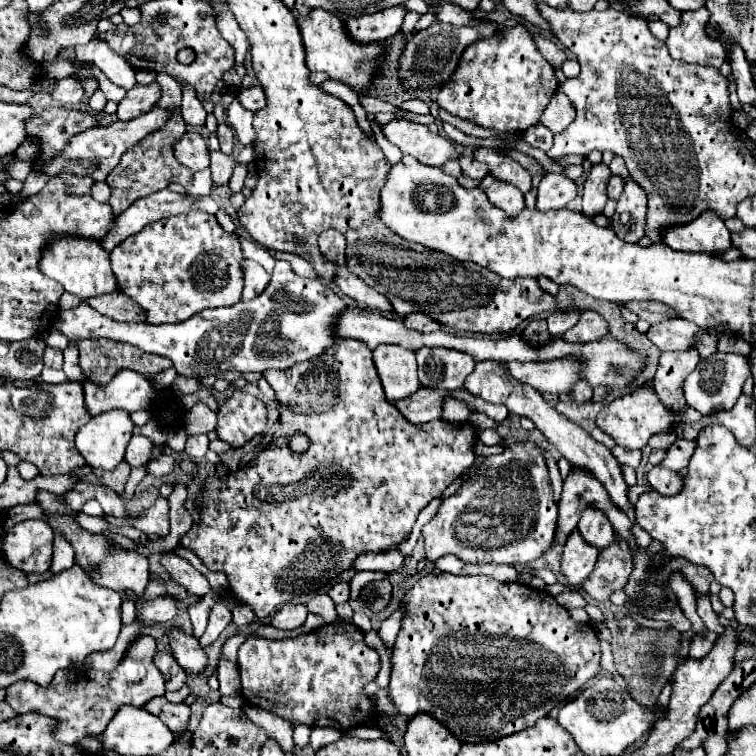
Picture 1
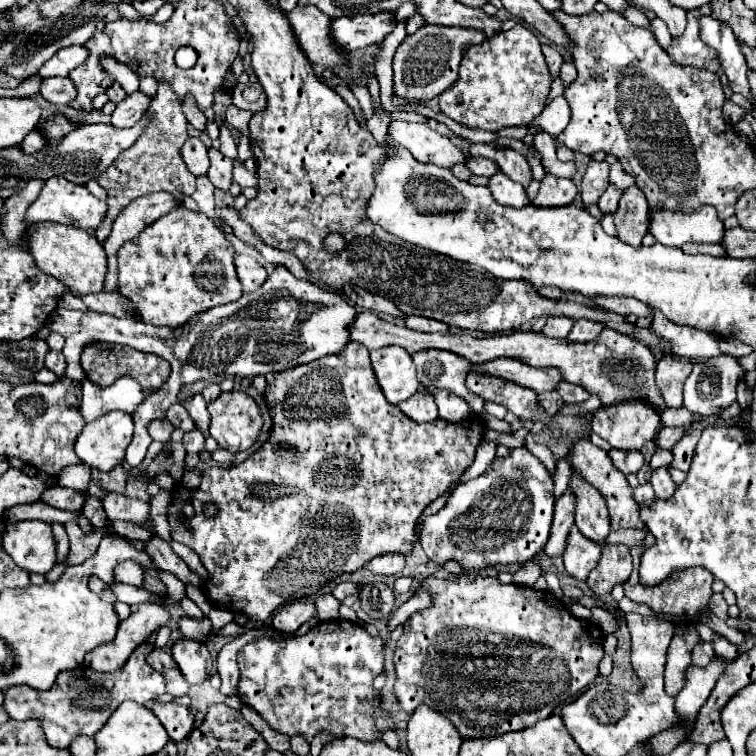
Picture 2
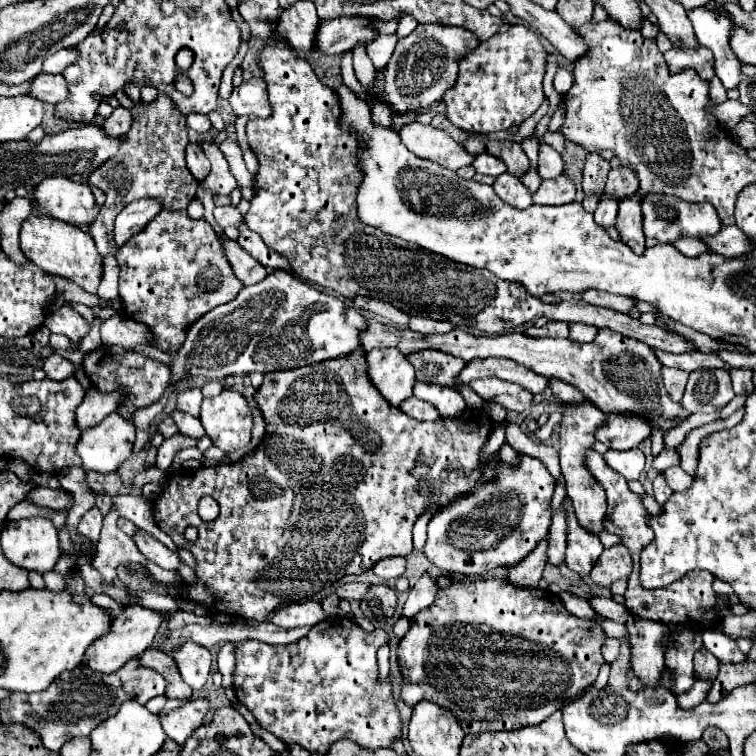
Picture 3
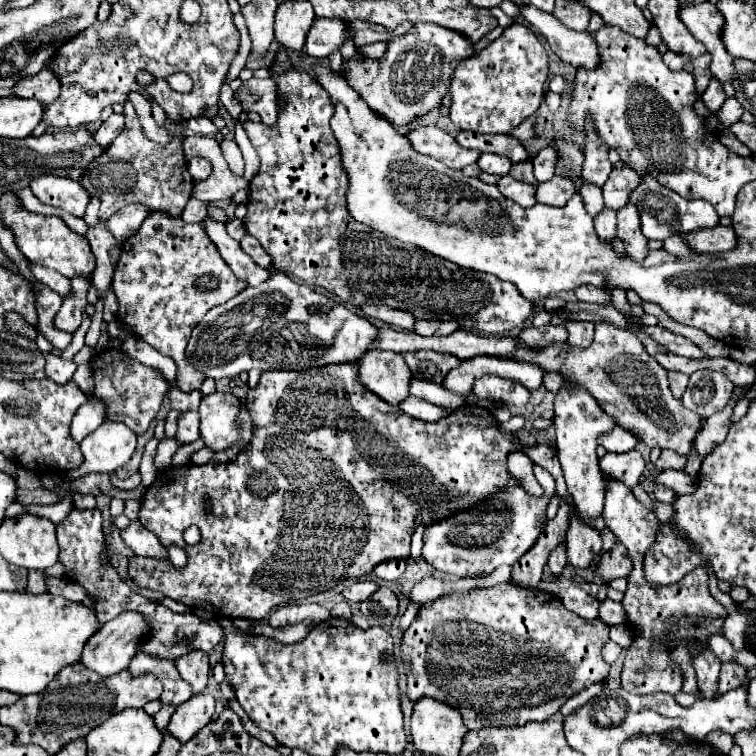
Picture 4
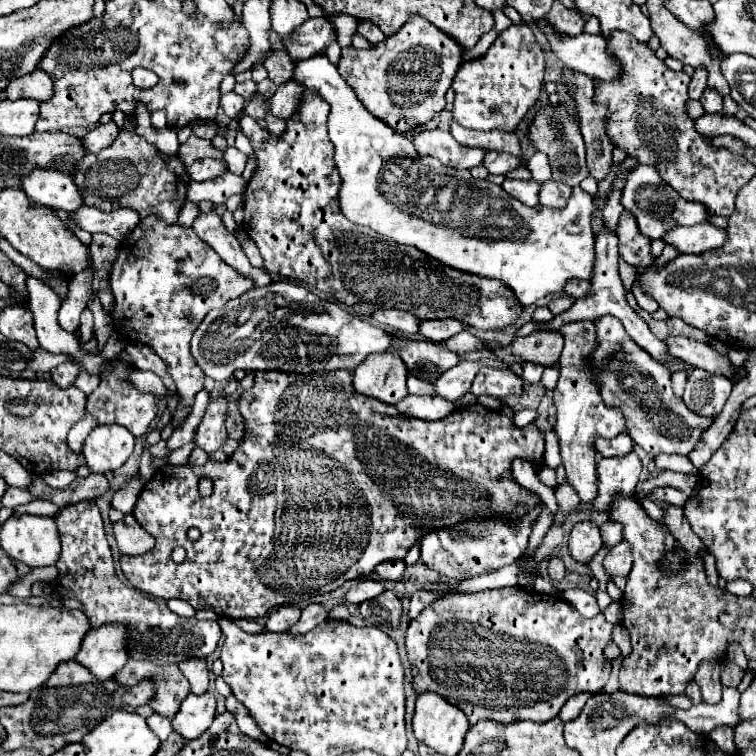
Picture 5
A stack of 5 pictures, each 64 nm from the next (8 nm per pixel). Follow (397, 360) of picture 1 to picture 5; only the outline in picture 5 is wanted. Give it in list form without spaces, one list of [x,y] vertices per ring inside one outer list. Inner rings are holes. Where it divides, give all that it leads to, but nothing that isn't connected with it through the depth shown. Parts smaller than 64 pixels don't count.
[[[382,352],[368,356],[364,364],[354,370],[354,388],[356,392],[378,398],[386,404],[396,404],[408,394],[406,378],[408,368],[400,356]]]

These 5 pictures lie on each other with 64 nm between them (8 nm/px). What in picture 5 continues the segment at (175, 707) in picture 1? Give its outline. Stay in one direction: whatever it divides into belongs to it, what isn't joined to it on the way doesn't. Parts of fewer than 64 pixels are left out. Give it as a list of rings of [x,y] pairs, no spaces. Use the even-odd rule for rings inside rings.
[[[190,694],[176,716],[172,718],[172,730],[184,736],[184,740],[198,738],[214,720],[214,710],[216,710],[216,698],[214,694]]]

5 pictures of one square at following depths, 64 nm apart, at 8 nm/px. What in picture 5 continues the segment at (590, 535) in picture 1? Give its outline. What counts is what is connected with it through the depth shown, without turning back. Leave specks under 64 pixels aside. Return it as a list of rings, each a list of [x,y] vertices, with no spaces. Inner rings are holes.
[[[578,320],[578,322],[570,322],[570,324],[564,324],[560,328],[560,332],[564,334],[564,350],[562,350],[562,356],[560,356],[560,380],[558,380],[558,386],[554,390],[554,406],[556,406],[556,426],[554,426],[554,432],[560,440],[560,456],[562,456],[562,464],[566,468],[566,480],[568,484],[576,490],[576,494],[580,496],[580,502],[584,504],[592,504],[592,500],[596,500],[596,438],[604,435],[613,435],[616,437],[619,433],[625,432],[625,420],[622,418],[622,414],[618,410],[612,410],[612,408],[606,408],[600,394],[598,394],[598,384],[590,378],[588,374],[588,362],[586,358],[590,356],[592,348],[596,346],[596,330],[594,330],[594,322],[590,320]]]

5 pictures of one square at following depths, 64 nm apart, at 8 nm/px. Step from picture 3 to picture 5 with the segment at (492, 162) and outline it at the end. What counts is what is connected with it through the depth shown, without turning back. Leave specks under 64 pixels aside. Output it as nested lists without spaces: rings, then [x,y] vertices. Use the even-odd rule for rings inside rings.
[[[490,151],[484,156],[482,164],[490,174],[506,174],[506,172],[514,170],[516,166],[520,166],[520,160],[514,156],[508,156],[504,152]]]

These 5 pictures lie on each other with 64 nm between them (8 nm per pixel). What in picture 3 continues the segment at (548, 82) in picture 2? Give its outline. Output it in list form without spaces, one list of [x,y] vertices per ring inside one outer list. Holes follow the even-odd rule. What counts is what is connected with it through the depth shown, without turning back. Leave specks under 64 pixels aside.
[[[514,24],[508,32],[496,34],[480,42],[474,52],[468,52],[468,56],[460,60],[458,80],[454,88],[450,88],[444,94],[446,116],[454,126],[468,132],[498,132],[498,130],[508,130],[510,126],[520,126],[544,102],[544,90],[542,90],[544,74],[546,74],[546,50],[542,48],[538,34],[522,24]]]

